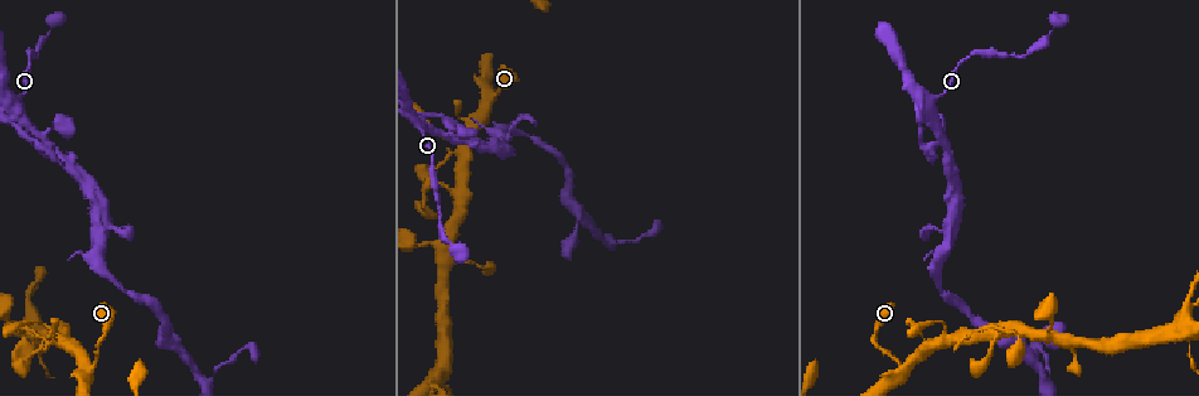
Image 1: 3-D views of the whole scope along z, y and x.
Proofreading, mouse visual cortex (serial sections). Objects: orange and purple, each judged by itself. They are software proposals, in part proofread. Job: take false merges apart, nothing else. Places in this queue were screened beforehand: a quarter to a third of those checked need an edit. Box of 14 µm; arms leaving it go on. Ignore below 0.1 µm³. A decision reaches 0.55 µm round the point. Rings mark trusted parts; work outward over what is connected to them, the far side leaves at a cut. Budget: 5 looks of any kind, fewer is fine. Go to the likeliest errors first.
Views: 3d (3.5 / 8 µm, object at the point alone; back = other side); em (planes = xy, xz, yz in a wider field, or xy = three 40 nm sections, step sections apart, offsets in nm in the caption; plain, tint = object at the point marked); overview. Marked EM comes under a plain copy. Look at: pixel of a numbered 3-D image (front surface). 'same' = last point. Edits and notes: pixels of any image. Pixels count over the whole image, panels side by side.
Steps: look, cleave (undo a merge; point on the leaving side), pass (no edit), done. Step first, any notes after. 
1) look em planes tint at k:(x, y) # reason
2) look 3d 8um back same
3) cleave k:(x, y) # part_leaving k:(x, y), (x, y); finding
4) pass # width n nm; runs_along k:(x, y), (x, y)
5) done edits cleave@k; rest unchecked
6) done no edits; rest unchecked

look 3d 3.5um back at 1:(501, 70) # sharp bend

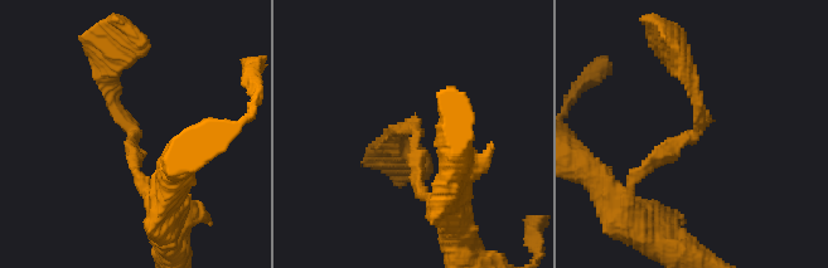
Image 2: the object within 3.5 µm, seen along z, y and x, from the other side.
look em xy step 5 tint at 2:(132, 130) # arm_widths 150, 250 nm; shape alone is not enough

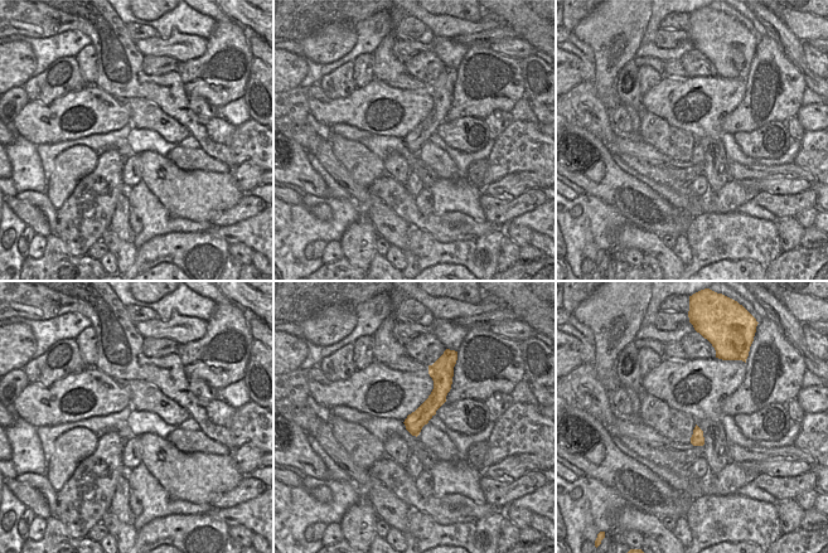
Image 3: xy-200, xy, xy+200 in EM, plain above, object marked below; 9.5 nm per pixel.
pass # runs_along 2:(678, 57), (697, 130), (633, 180); one cell here

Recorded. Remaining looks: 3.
look 3d 3.5um at 1:(956, 337) # sudden change in width

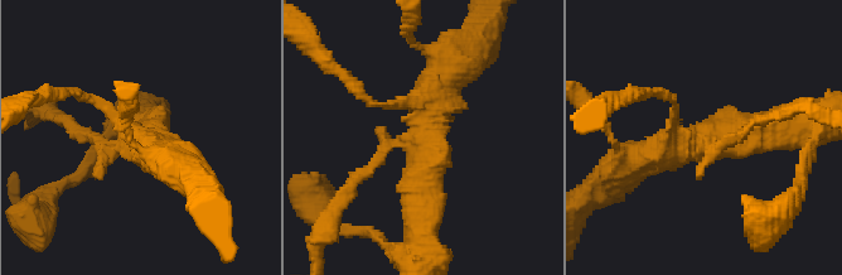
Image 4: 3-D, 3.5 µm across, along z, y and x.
look em xy step 3 tint at 4:(712, 138)

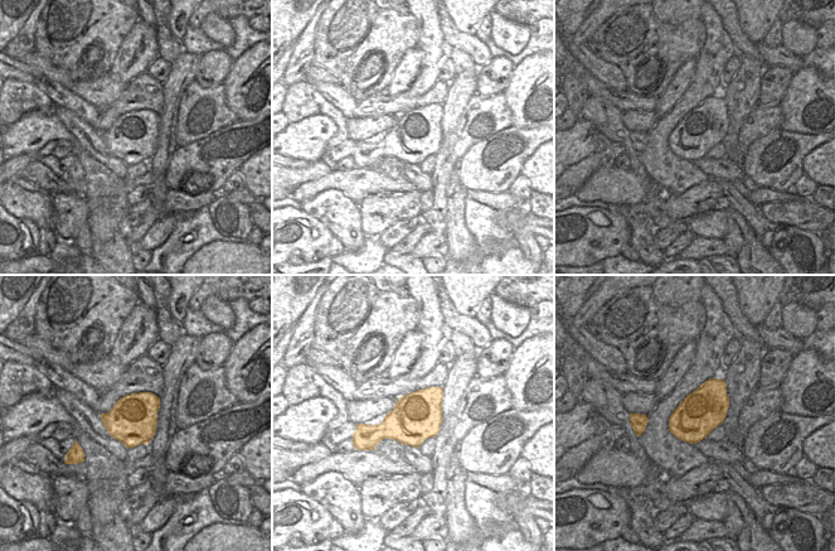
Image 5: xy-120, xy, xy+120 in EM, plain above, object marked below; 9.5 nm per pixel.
pass # runs_along 4:(642, 159), (793, 121); one cell here

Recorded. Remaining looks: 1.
done no edits; rest unchecked

